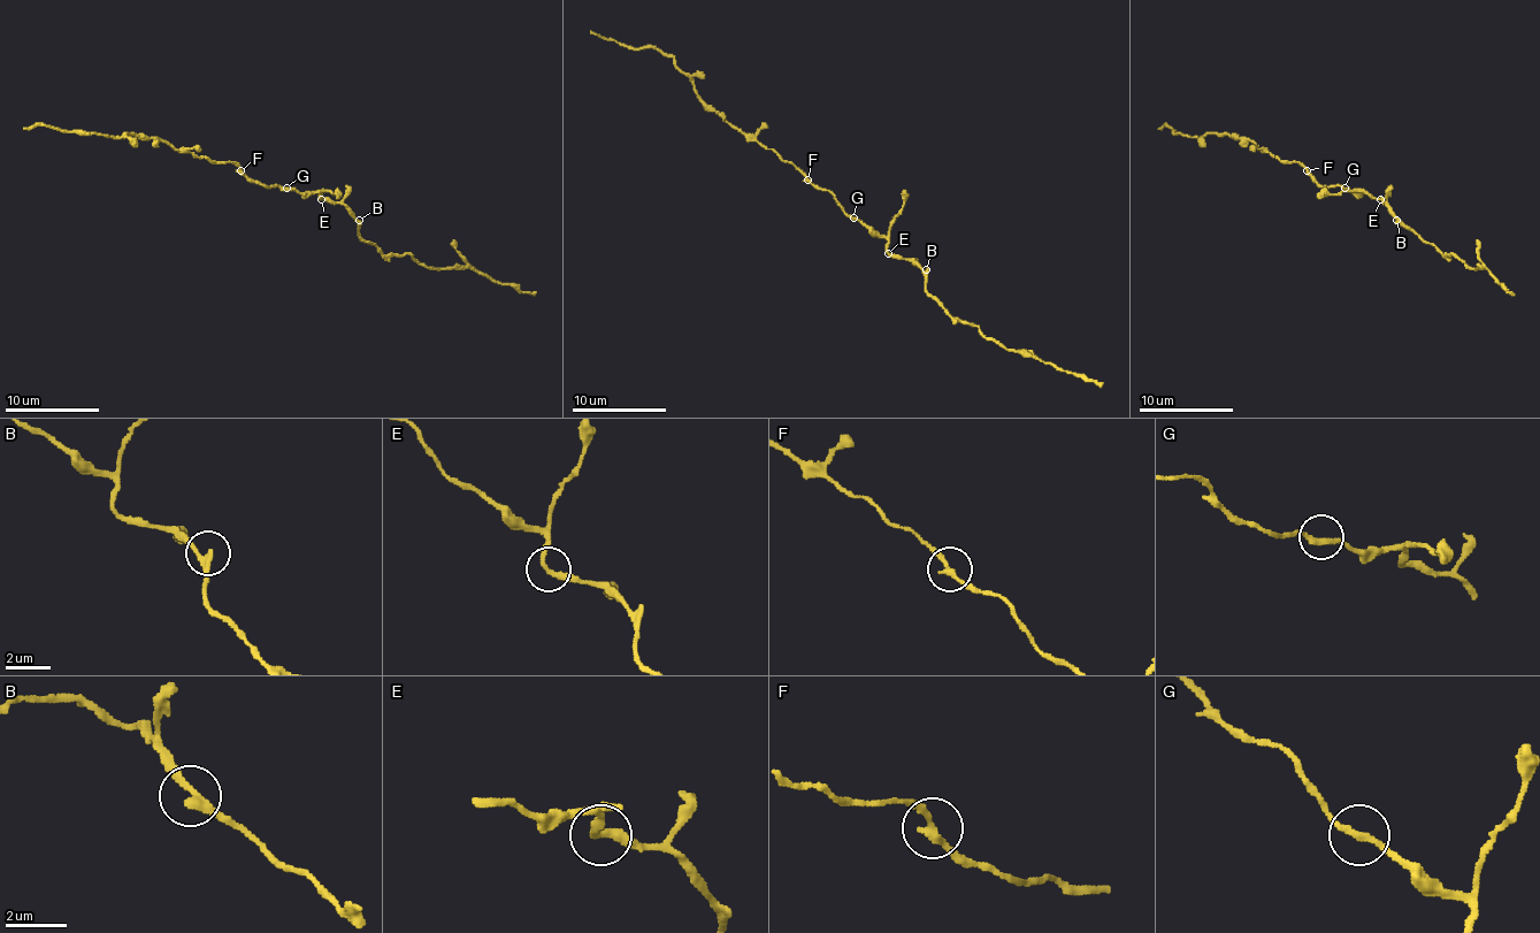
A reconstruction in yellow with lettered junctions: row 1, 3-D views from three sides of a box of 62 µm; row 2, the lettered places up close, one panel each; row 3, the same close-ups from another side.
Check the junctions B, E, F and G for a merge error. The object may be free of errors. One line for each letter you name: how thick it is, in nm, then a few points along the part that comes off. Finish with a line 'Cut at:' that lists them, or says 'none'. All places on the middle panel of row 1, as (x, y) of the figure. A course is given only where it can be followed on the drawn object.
Cut at: none

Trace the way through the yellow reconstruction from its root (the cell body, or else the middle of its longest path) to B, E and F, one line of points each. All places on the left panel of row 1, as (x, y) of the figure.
B: (284, 190), (319, 192), (321, 199), (343, 204), (359, 220)
E: (284, 190), (319, 192), (321, 199)
F: (284, 190), (276, 184), (265, 188), (253, 182), (242, 170)

